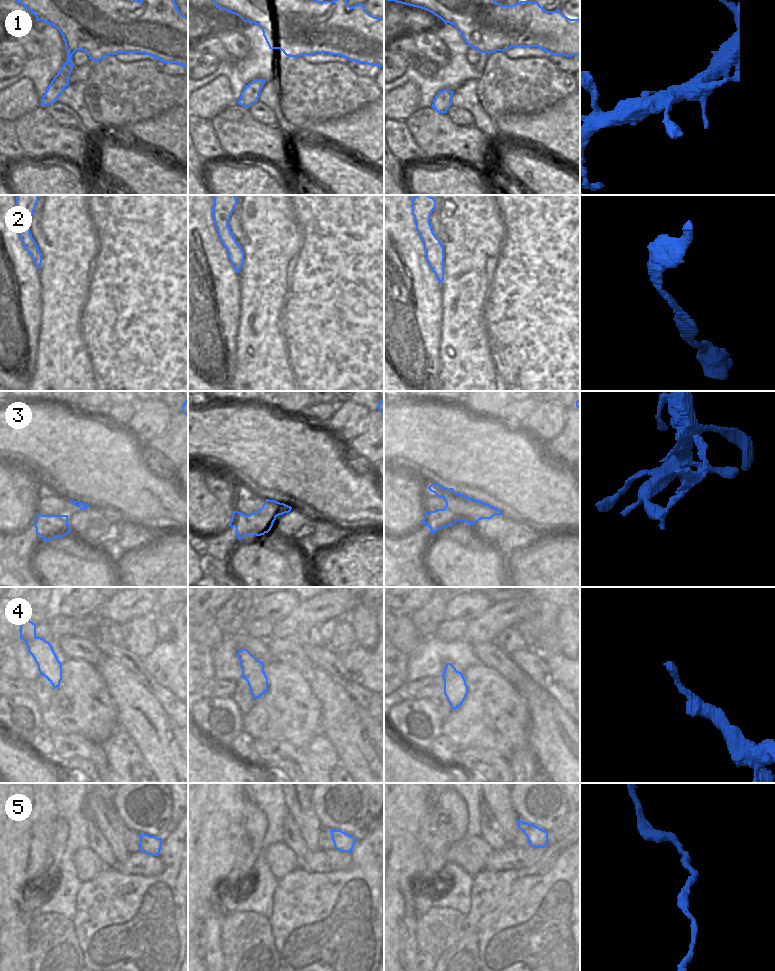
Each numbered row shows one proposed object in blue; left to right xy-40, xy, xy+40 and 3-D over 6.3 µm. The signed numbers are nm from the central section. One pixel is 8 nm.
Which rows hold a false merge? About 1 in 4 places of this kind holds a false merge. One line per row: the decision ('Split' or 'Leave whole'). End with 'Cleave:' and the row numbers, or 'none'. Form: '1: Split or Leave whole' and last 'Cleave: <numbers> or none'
1: Split
2: Leave whole
3: Split
4: Leave whole
5: Leave whole
Cleave: 1, 3.

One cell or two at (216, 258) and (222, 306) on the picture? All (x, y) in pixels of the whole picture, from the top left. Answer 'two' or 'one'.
one

